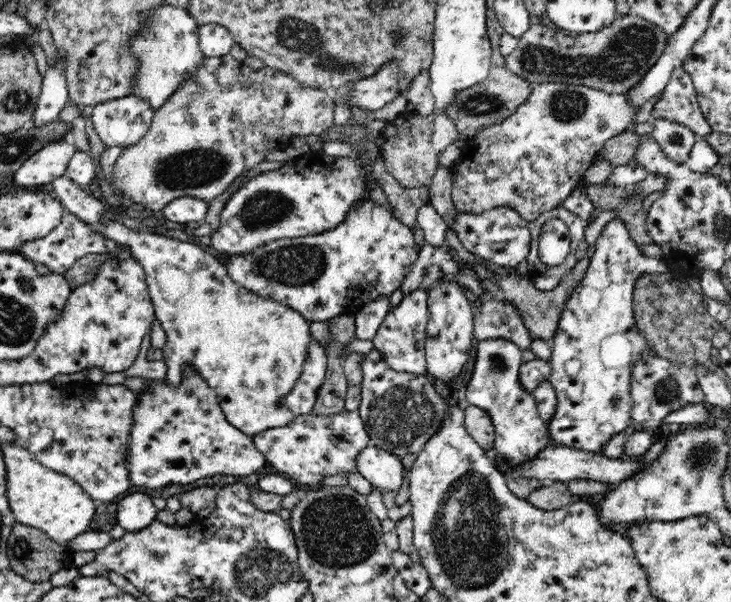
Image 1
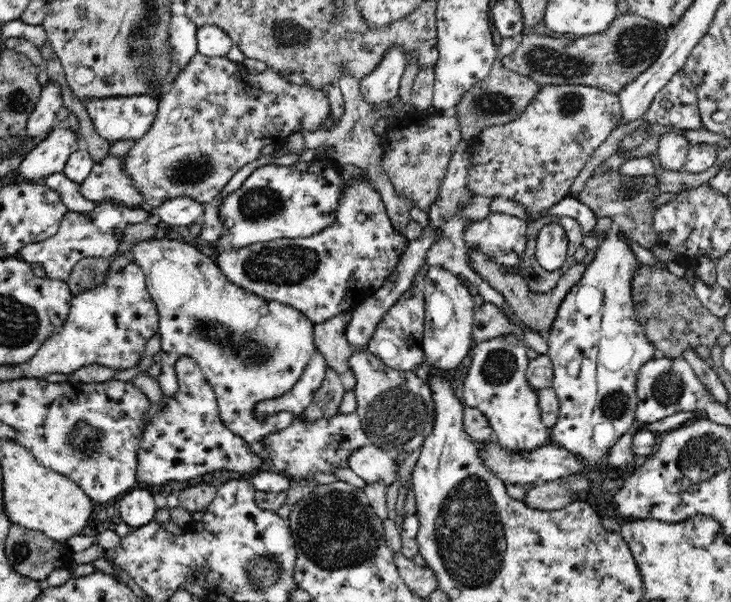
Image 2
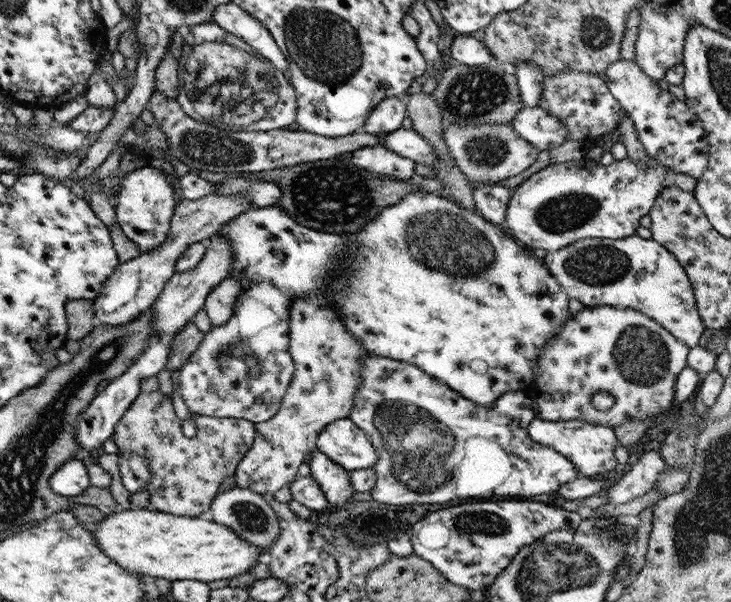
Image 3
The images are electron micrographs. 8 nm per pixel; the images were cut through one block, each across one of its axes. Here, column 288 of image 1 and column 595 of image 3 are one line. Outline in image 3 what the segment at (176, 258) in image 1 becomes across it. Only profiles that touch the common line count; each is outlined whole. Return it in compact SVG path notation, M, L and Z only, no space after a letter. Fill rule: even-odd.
M613 306L585 307L577 314L570 314L560 330L538 352L537 366L534 368L535 395L532 400L537 404L539 419L549 422L579 419L611 430L631 419L647 424L653 422L656 416L671 409L676 376L686 365L689 349L659 326L657 321L647 318L638 310ZM599 391L609 393L614 398L609 410L595 410L590 403L591 396Z

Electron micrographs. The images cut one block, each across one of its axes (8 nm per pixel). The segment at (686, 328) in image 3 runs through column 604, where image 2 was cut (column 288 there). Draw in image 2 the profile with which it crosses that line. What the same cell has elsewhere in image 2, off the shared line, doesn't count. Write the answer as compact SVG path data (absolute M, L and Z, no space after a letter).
M360 169L360 174L344 180L344 186L338 198L336 218L324 230L319 230L306 238L254 242L242 248L213 247L209 252L216 261L218 269L232 284L262 299L292 306L303 312L314 324L318 324L346 310L353 310L372 297L374 292L384 284L384 280L392 274L398 262L398 256L407 241L405 235L394 233L379 190L368 178L367 170Z

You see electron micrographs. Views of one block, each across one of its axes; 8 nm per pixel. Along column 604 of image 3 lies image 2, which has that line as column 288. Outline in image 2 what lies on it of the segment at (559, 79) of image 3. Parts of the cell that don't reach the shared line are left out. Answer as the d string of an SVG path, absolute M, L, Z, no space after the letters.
M200 52L194 54L194 57L182 69L175 71L171 82L161 94L158 106L153 125L142 138L136 141L136 144L133 146L134 148L127 153L128 160L126 160L126 169L129 170L134 184L143 194L144 201L154 207L160 206L165 200L176 197L188 197L202 205L209 203L221 194L222 189L228 184L233 174L236 174L243 166L254 162L254 160L257 160L261 156L260 150L262 148L268 146L268 144L276 145L276 142L280 142L280 139L285 141L285 138L289 134L292 134L292 132L301 131L303 133L305 130L308 130L308 132L318 131L319 128L322 128L324 118L331 111L330 101L328 101L324 90L314 89L313 87L302 88L288 84L286 80L283 80L279 76L277 70L274 68L269 68L267 71L262 72L262 74L254 76L254 74L248 74L248 70L242 63L234 64L234 62L230 62L226 57L208 57L200 54Z

